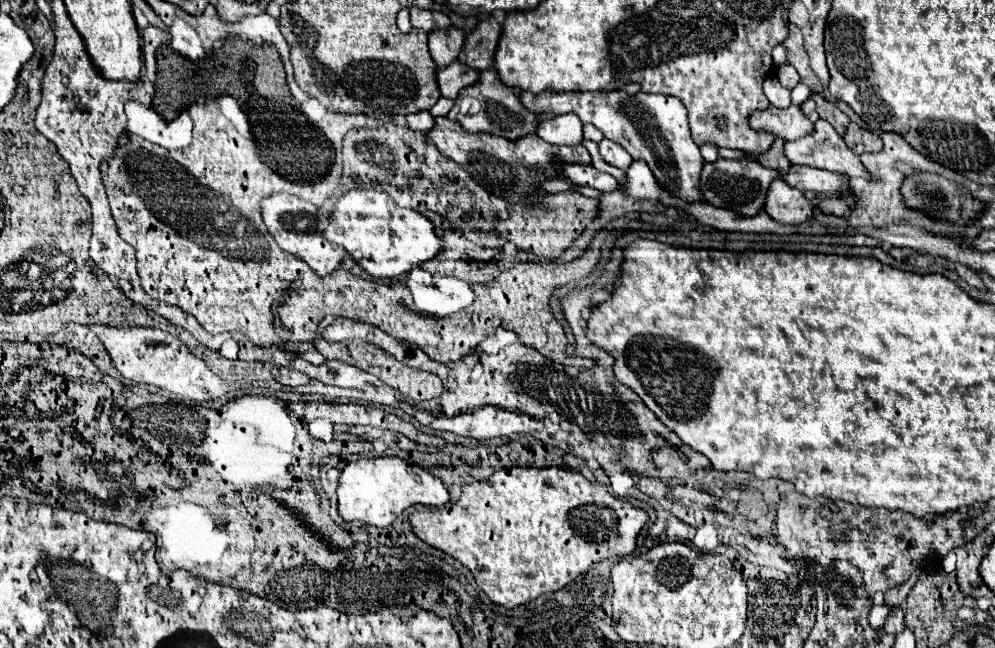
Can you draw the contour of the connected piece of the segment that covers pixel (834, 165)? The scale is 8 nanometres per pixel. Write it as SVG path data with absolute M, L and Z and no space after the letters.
M818 119L818 129L812 133L812 137L786 141L784 155L790 163L812 165L834 173L848 173L848 177L868 177L858 155L844 145L844 139L824 119Z

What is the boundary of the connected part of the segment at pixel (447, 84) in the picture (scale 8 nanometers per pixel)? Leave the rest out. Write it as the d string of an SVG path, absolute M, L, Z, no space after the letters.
M454 61L452 65L448 65L448 69L438 69L436 77L438 77L442 97L456 99L464 87L474 85L480 79L480 73L468 69L468 65L464 65L462 61Z

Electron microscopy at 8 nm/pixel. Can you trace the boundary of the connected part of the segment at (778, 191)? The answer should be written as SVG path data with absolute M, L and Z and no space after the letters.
M782 179L772 181L764 211L780 223L804 223L810 221L814 215L814 207L804 197L804 193L792 189Z

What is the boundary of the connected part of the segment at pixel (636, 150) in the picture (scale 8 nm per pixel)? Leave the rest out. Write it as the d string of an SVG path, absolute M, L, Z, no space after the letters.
M544 91L544 93L520 93L526 109L536 113L576 113L582 123L596 125L606 139L624 147L634 159L648 163L656 181L674 197L696 203L702 201L700 195L700 171L704 159L700 155L698 145L690 137L688 115L680 99L668 95L646 95L634 93L628 95L624 91L596 91L596 93L580 93L580 91Z

